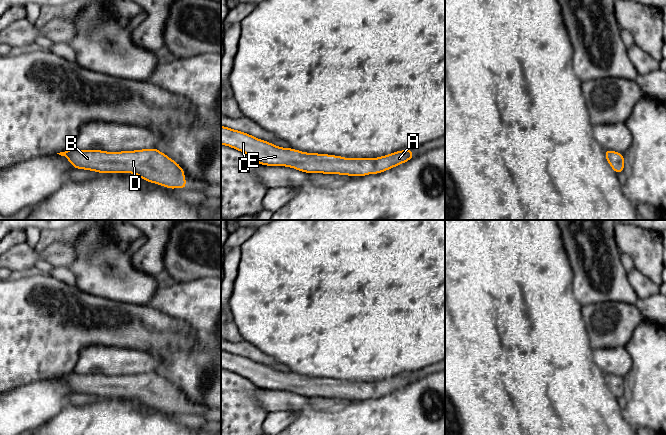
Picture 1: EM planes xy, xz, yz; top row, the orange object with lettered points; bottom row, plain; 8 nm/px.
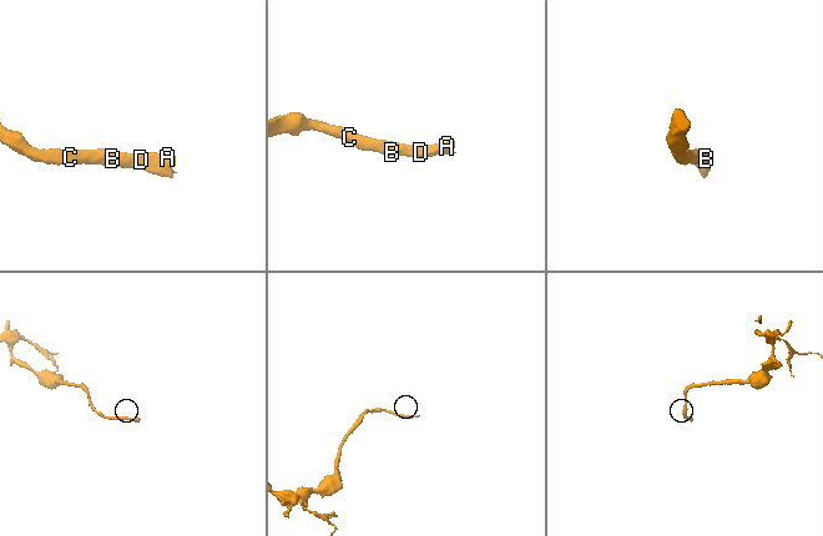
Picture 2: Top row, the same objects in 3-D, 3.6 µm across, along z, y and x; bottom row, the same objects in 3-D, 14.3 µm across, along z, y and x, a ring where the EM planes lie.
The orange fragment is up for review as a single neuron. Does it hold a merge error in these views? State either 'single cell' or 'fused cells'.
single cell

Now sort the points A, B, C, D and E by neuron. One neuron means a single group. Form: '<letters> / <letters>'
A B C D E

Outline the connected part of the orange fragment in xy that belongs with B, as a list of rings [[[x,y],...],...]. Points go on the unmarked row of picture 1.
[[[73,371],[57,378],[65,380],[76,393],[98,397],[132,397],[169,413],[186,413],[183,392],[156,372],[107,376]]]

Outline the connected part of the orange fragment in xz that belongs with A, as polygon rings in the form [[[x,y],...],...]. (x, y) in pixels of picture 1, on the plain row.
[[[221,350],[221,369],[243,376],[261,389],[285,390],[305,397],[347,400],[379,398],[414,382],[411,373],[377,382],[345,382],[329,378],[306,377],[273,369],[271,366],[226,350]]]

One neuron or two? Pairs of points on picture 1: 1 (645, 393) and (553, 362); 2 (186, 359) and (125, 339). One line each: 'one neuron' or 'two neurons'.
1: two neurons
2: two neurons

